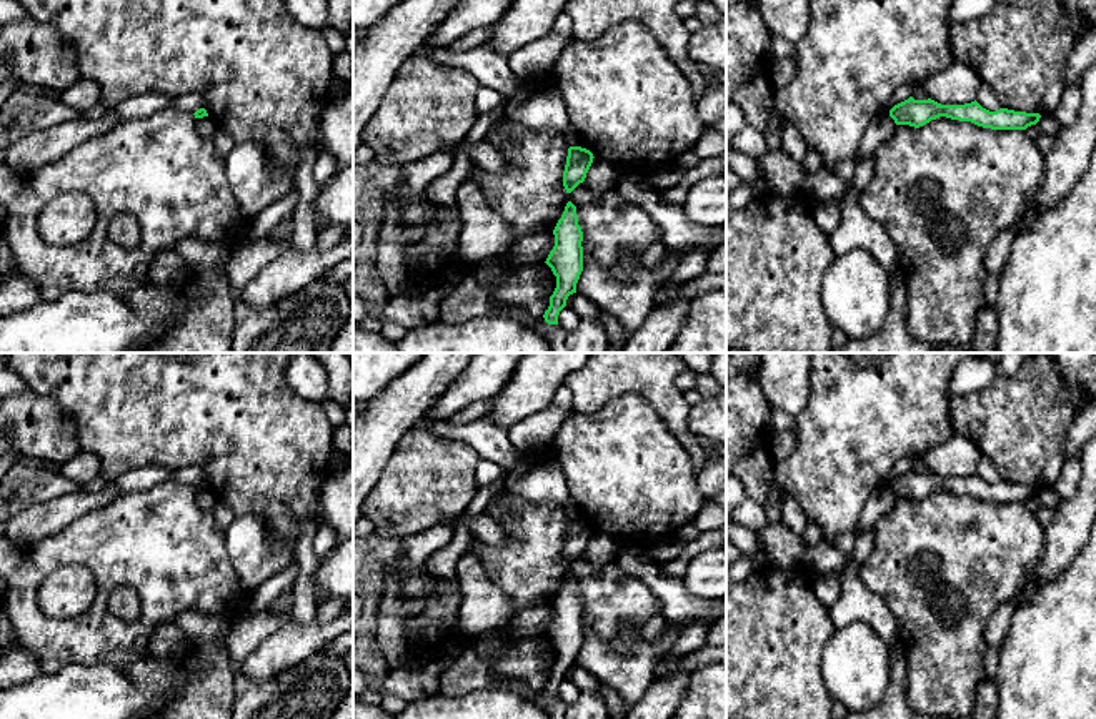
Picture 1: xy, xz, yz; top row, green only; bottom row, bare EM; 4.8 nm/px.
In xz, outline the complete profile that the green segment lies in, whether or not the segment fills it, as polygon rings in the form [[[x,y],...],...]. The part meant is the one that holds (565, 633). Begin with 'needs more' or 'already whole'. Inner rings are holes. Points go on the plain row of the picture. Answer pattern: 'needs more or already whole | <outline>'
already whole | [[[571,574],[566,576],[553,607],[555,619],[545,634],[556,649],[556,661],[543,687],[548,697],[558,697],[558,687],[566,679],[568,669],[576,666],[576,656],[583,644],[583,604],[578,598],[576,579]]]

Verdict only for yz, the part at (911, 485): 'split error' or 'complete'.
complete

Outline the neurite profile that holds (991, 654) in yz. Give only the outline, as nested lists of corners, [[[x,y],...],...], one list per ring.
[[[988,646],[984,652],[984,676],[996,682],[999,649]]]

